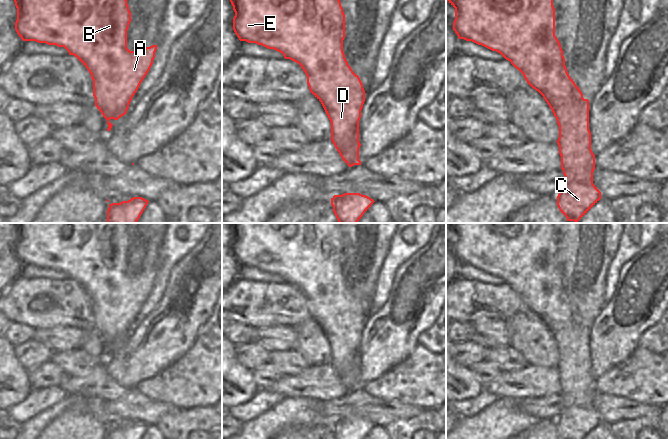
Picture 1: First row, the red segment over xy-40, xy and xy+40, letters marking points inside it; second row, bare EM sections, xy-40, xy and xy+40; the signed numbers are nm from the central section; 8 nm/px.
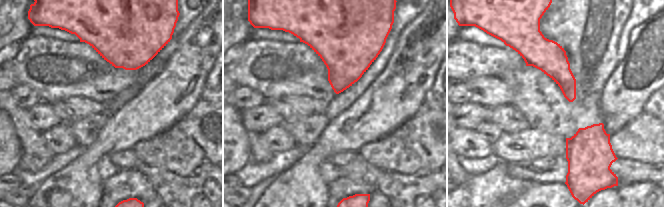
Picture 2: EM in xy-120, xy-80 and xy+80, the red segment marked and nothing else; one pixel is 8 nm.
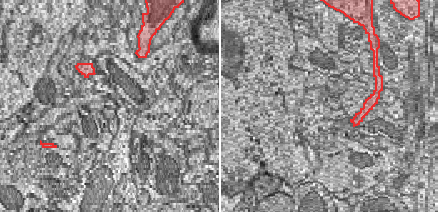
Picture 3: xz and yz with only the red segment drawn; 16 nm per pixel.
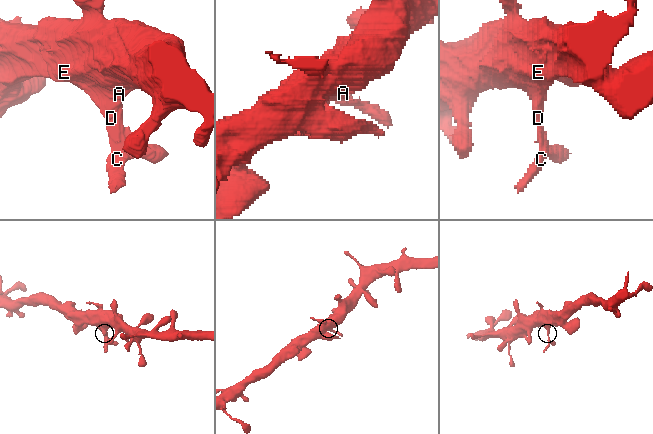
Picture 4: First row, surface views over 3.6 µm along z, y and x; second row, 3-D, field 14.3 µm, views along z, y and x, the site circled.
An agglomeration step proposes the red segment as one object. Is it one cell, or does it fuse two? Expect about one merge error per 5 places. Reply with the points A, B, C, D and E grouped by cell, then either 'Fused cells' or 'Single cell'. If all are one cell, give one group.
Groups: A B C D E. Single cell.

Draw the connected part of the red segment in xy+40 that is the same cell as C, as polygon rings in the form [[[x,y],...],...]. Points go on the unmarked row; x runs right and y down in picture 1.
[[[447,223],[455,232],[453,254],[459,263],[472,265],[500,277],[518,293],[527,307],[538,315],[551,332],[559,350],[559,378],[565,410],[557,420],[557,430],[563,439],[585,439],[600,423],[601,416],[593,408],[595,379],[591,374],[589,354],[589,324],[583,318],[565,290],[563,274],[555,260],[555,232],[553,223]]]

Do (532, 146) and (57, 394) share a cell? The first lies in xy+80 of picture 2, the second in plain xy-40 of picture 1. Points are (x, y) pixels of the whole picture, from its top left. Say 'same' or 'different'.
different

